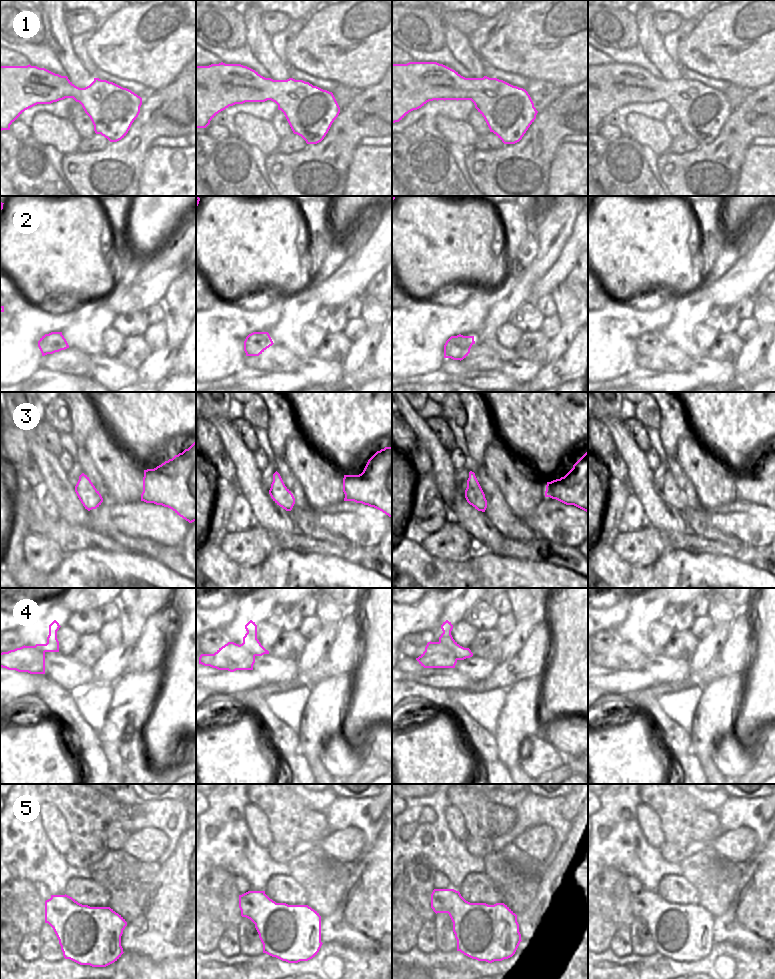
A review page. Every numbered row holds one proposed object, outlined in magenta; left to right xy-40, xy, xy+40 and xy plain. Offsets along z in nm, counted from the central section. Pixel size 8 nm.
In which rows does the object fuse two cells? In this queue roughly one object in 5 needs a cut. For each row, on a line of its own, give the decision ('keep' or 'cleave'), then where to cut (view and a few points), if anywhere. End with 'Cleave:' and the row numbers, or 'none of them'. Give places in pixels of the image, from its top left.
1: keep; cut none
2: keep; cut none
3: keep; cut none
4: keep; cut none
5: keep; cut none
Cleave: none of them

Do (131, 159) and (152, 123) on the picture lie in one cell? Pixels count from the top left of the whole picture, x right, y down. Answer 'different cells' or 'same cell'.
same cell

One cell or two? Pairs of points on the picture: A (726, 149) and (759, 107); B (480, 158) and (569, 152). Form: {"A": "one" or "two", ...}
{"A": "one", "B": "two"}

